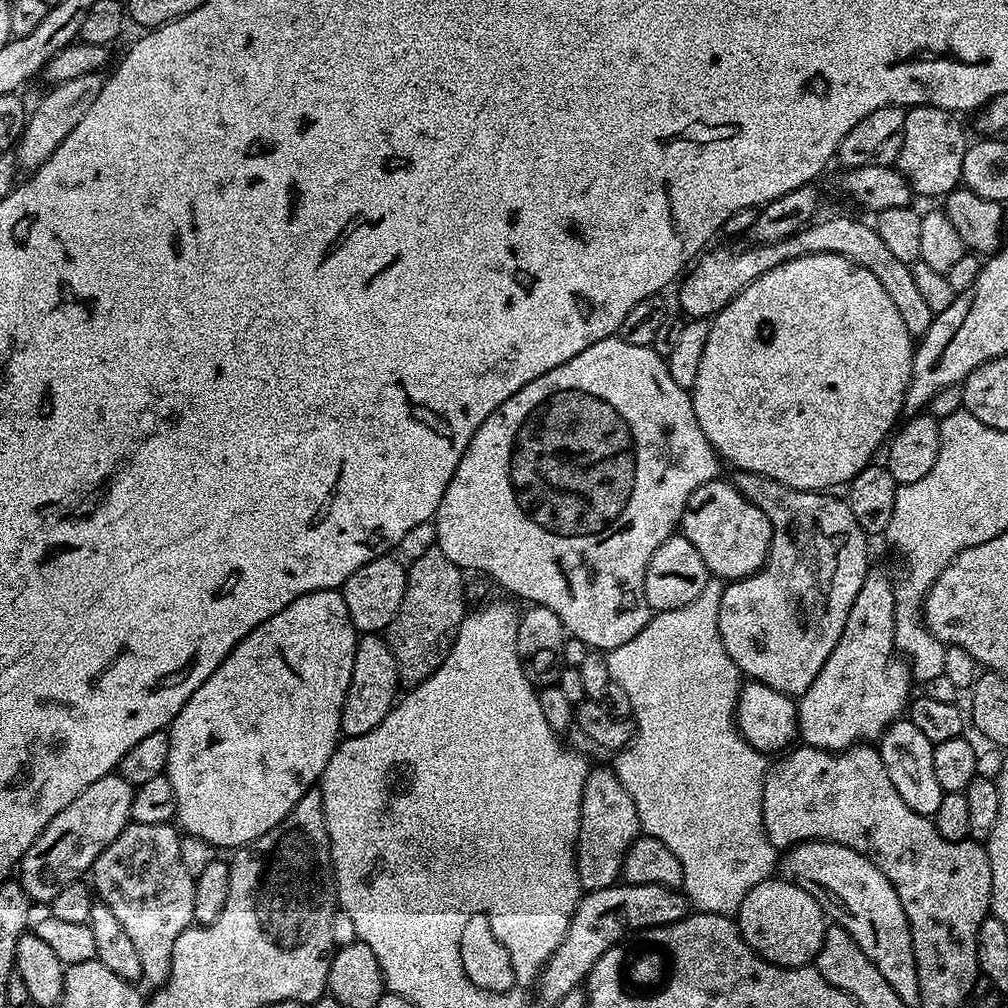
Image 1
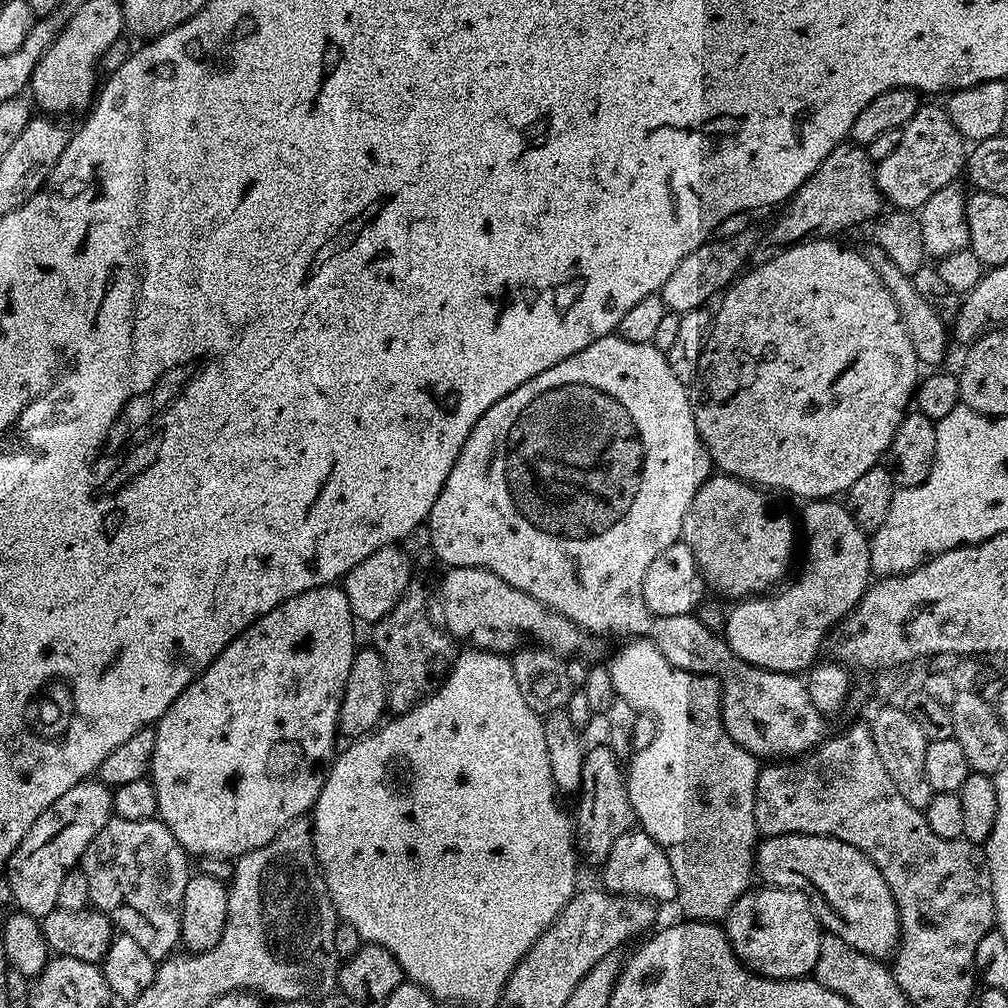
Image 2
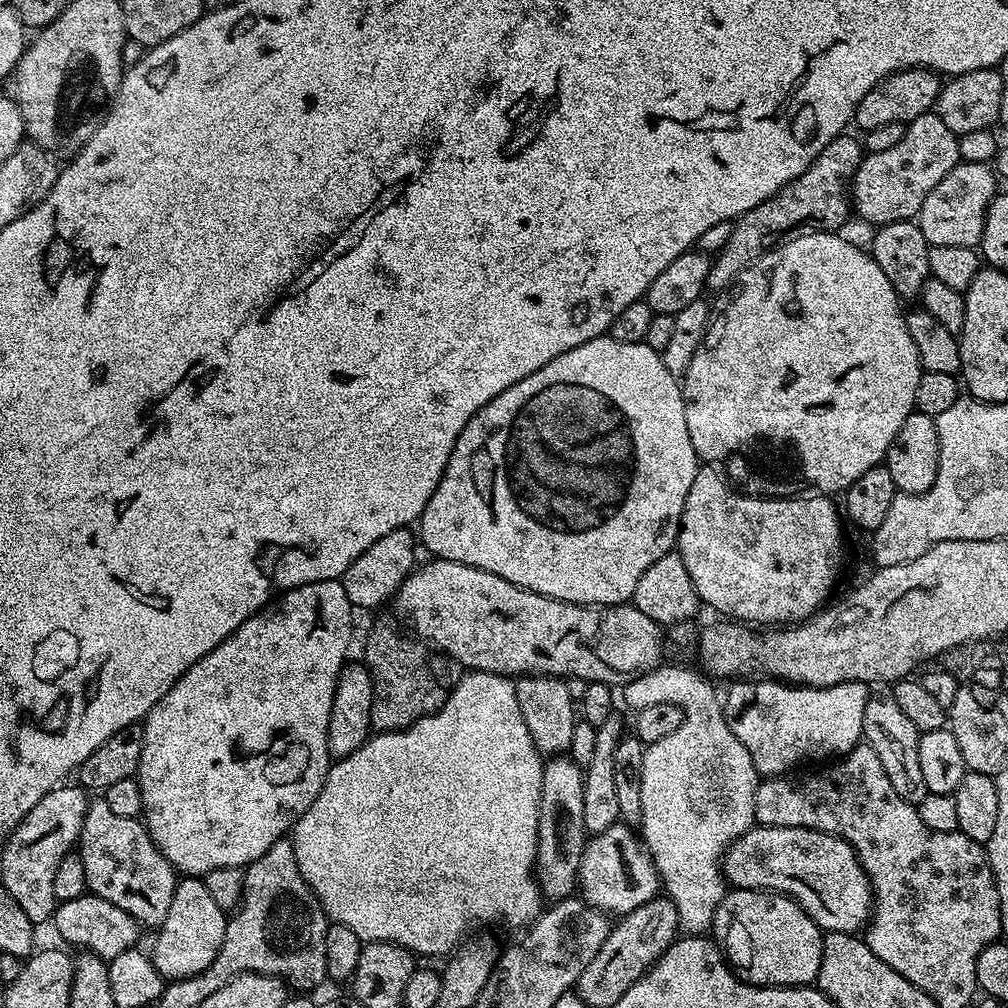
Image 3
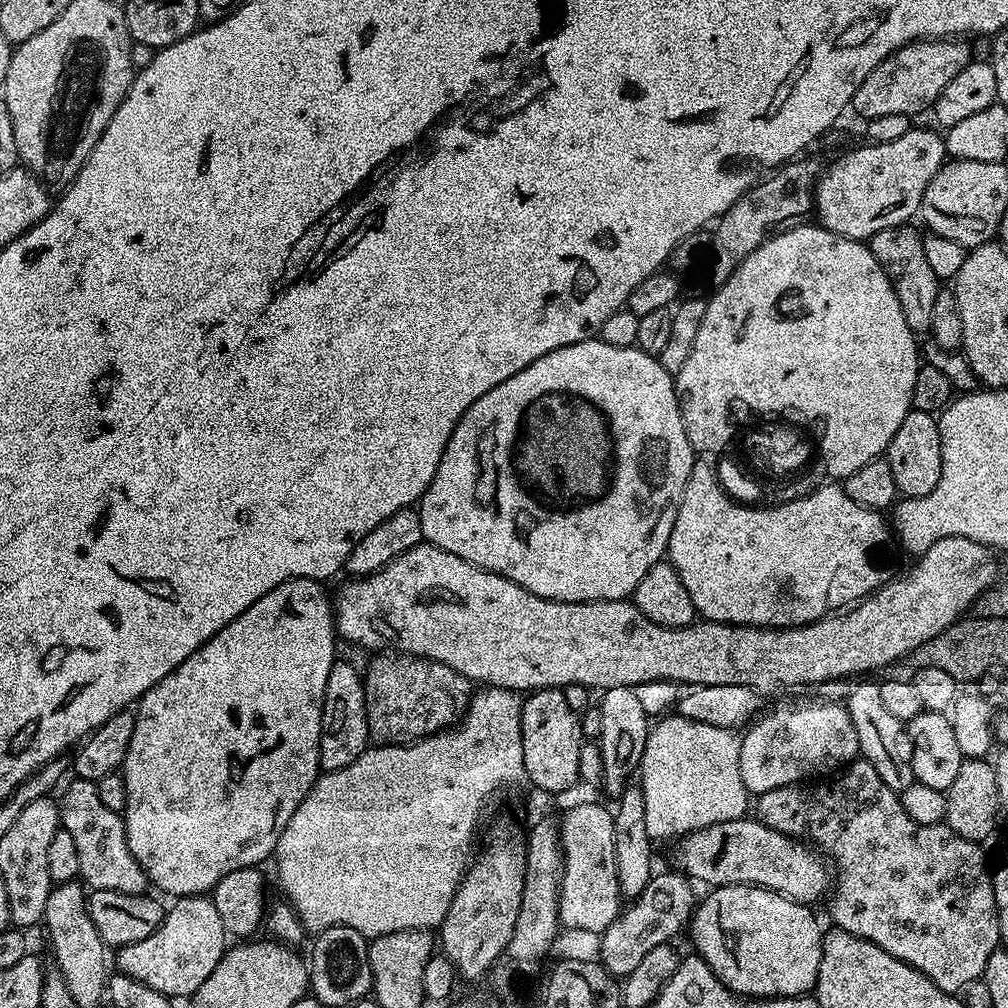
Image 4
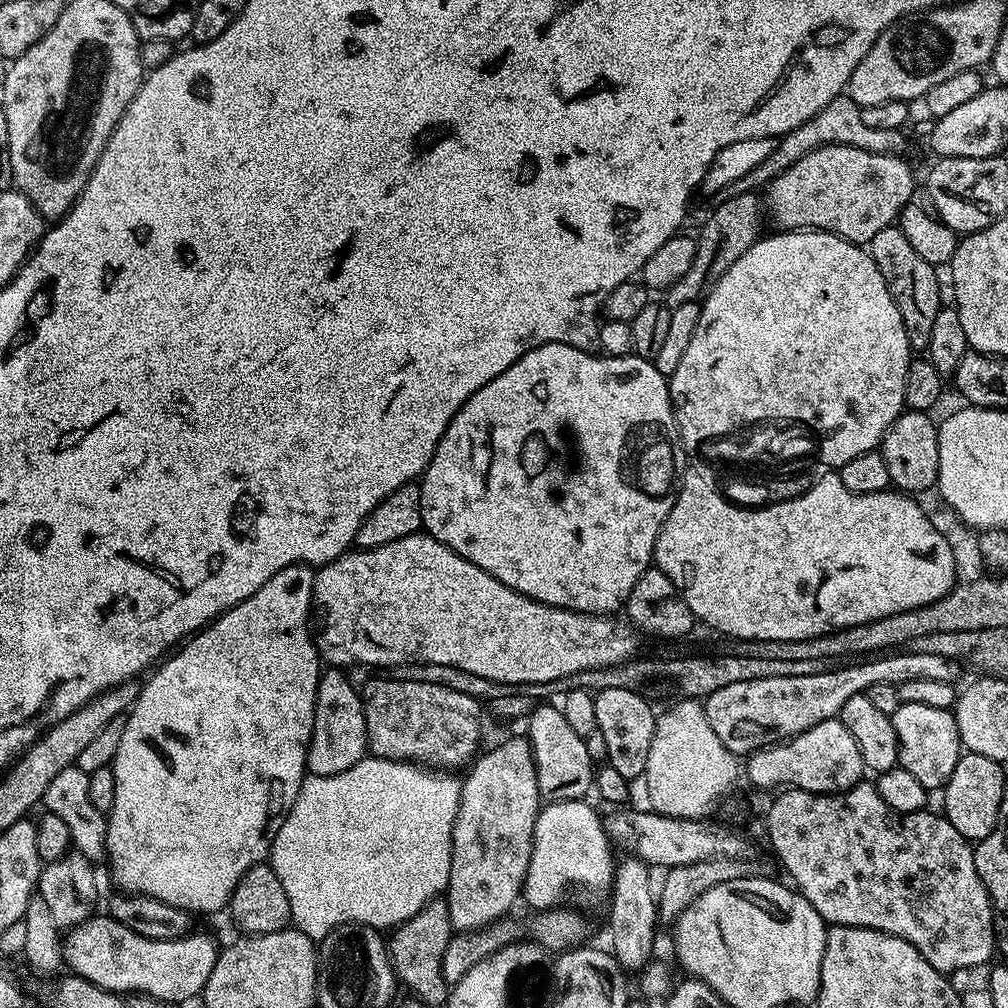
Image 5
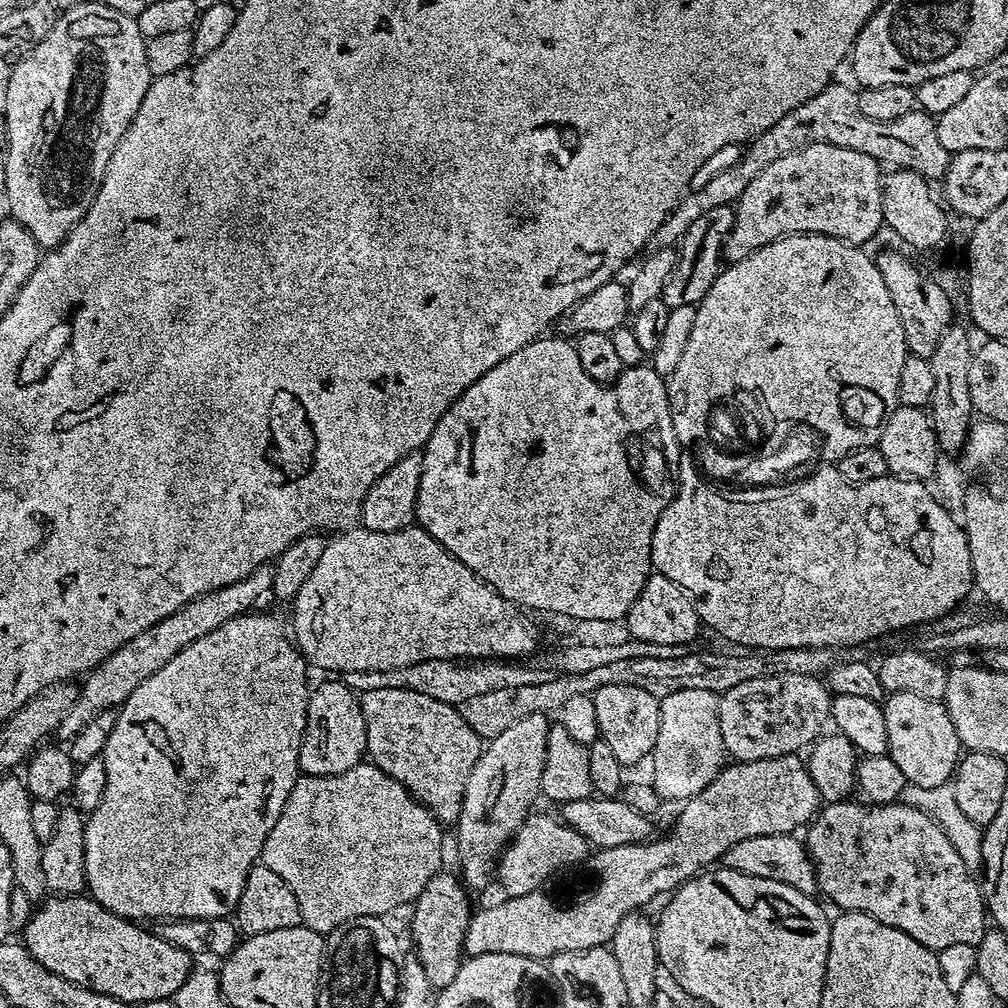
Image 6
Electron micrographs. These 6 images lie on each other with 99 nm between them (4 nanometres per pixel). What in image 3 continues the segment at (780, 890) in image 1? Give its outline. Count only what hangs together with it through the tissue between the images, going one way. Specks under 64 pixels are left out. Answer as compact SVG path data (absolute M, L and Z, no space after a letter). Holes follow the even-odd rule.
M754 888L725 891L722 902L716 907L710 932L736 977L747 984L757 984L760 988L799 988L811 985L820 969L824 945L822 929L796 905L796 901L779 892L761 892Z

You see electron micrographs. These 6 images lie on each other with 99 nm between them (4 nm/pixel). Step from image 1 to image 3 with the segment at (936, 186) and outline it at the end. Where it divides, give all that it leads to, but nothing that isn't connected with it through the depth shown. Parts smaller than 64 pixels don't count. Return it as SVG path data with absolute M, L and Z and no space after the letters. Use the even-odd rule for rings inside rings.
M935 111L922 114L905 127L902 142L897 142L891 150L867 153L861 159L852 179L851 207L855 215L857 212L871 226L913 219L922 202L926 202L926 194L959 163L960 141L950 126L946 126Z

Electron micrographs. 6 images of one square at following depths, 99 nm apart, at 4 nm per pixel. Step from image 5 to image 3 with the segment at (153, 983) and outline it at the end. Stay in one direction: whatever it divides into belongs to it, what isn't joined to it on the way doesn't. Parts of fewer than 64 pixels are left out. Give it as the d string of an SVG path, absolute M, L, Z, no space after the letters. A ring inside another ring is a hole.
M181 879L174 890L174 902L170 902L170 910L158 926L160 937L156 945L150 948L158 974L162 974L168 982L200 976L208 969L210 962L218 958L222 938L226 938L227 925L228 916L222 906L214 903L214 897L210 895L210 890L206 890L203 879Z

